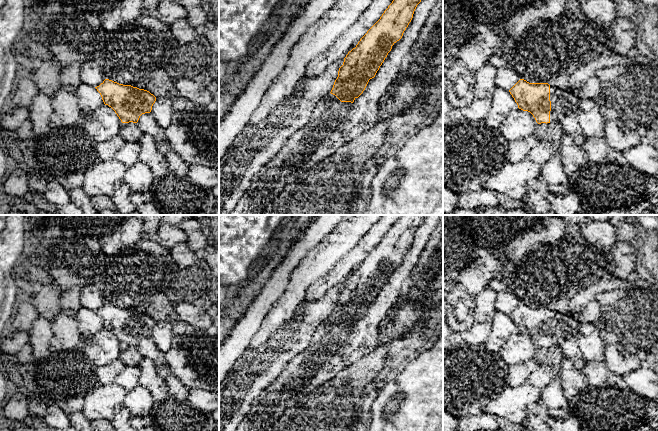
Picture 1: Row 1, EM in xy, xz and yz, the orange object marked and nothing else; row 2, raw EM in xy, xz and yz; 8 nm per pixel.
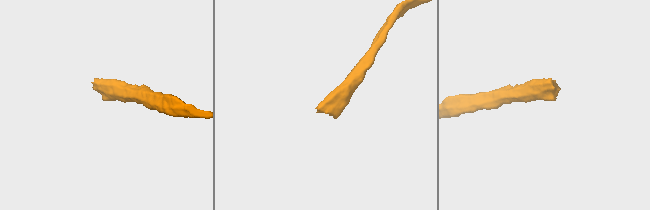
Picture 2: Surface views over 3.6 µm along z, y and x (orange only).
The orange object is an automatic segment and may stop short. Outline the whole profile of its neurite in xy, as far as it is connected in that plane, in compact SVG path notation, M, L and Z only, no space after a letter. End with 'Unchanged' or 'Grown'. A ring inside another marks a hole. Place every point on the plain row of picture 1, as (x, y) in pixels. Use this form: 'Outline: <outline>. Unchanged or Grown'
Outline: M105 303L95 311L105 329L111 331L122 347L137 347L140 340L150 337L156 321L149 315Z. Unchanged

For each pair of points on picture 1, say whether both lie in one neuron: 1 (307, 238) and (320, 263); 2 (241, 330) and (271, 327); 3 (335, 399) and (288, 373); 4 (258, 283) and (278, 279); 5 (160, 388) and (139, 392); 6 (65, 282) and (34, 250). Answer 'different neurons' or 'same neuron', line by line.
1: different neurons
2: different neurons
3: different neurons
4: different neurons
5: different neurons
6: same neuron

